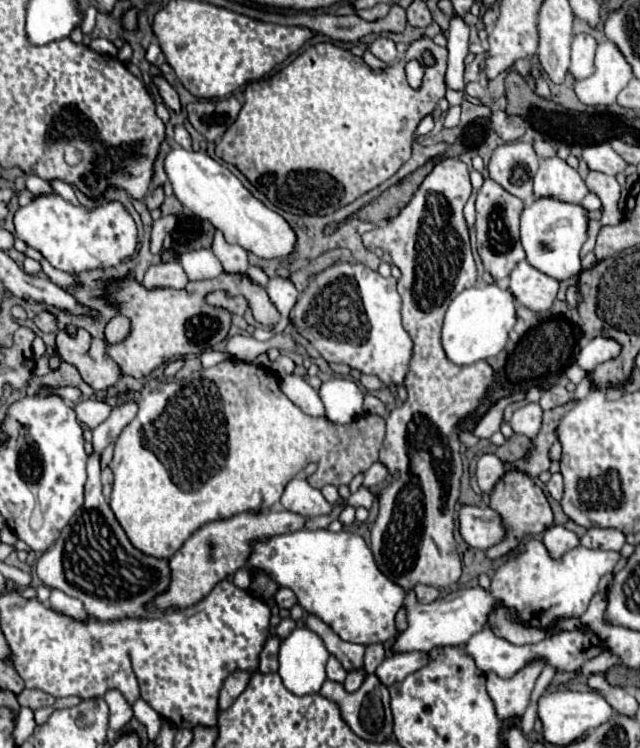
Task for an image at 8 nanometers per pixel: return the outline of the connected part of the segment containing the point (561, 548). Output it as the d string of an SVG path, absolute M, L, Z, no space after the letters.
M560 525L550 527L550 529L544 533L544 537L542 537L542 543L546 545L550 557L556 559L556 561L562 559L562 555L568 553L570 549L578 547L578 541L580 541L580 539L578 539L572 531L568 531L566 527L560 527Z

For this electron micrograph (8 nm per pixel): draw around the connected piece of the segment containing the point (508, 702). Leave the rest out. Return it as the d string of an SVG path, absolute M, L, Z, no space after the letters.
M534 659L526 667L522 667L512 679L500 679L496 673L488 673L488 693L496 705L498 719L502 725L510 725L512 717L520 717L530 701L530 693L534 683L544 669L544 659Z

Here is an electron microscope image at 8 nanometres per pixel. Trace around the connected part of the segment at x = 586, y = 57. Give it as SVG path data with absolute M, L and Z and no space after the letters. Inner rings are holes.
M578 33L572 39L572 63L570 63L570 73L578 79L578 77L588 77L594 67L594 49L596 49L596 41L592 35L588 33Z

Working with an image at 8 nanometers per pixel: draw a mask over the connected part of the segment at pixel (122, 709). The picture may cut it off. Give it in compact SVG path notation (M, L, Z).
M116 689L108 691L108 693L104 695L104 701L106 701L108 707L110 707L110 727L112 727L114 731L124 729L124 727L128 725L128 721L132 719L132 707L126 703L126 699L124 699Z

